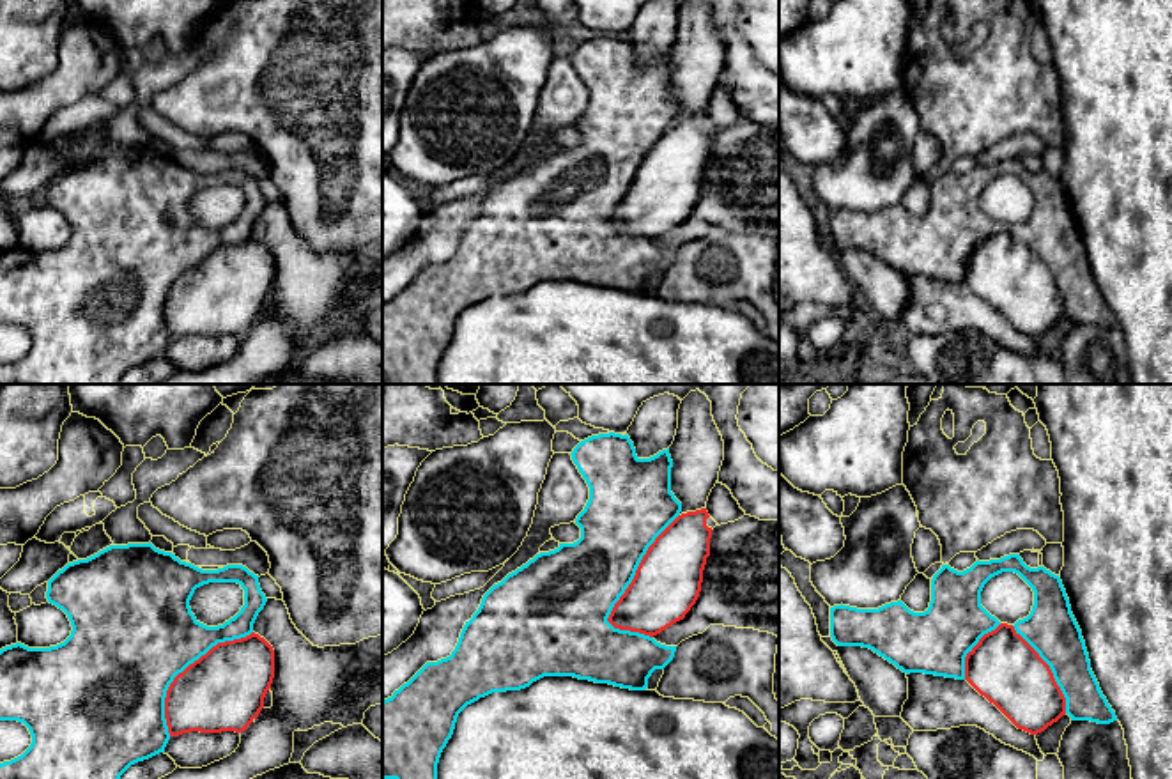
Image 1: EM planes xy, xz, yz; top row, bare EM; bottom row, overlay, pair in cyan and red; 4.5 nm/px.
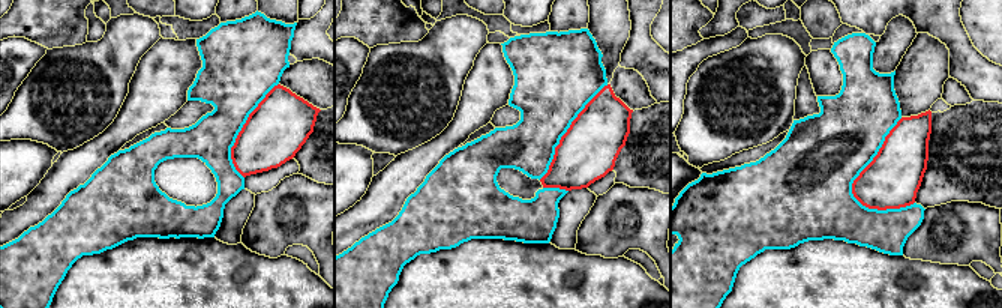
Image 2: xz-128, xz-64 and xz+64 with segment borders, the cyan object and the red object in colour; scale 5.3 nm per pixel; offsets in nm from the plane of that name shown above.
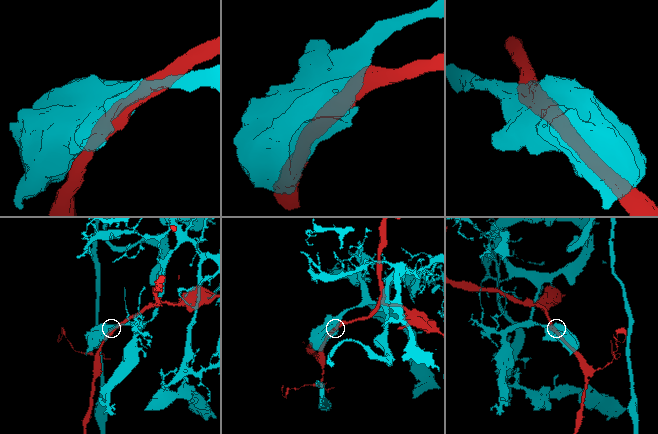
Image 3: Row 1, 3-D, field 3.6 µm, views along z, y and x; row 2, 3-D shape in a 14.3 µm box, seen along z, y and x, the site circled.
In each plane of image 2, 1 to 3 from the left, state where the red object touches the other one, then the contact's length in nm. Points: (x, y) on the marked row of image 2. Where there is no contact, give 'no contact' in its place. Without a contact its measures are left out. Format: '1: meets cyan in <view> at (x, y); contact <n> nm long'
1: meets cyan in xz-128 at (240, 129); contact 550 nm long
2: meets cyan in xz-64 at (566, 131); contact 650 nm long
3: meets cyan in xz+64 at (869, 163); contact 550 nm long

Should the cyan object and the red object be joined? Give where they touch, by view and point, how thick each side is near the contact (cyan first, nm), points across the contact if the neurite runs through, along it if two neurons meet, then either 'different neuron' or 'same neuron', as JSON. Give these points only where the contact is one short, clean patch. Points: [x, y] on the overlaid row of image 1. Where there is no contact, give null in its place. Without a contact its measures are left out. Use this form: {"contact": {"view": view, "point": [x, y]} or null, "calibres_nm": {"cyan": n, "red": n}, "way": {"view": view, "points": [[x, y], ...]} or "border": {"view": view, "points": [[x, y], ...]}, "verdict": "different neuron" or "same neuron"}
{"contact": {"view": "xz", "point": [634, 572]}, "calibres_nm": {"cyan": 360, "red": 300}, "verdict": "different neuron"}

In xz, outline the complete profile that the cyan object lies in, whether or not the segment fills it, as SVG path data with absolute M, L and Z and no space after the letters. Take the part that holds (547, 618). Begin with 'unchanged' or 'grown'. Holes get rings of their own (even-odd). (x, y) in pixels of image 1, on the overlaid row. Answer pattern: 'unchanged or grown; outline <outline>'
unchanged; outline M598 434L581 441L570 453L590 487L590 499L577 515L581 538L540 552L526 565L494 584L482 598L478 611L466 621L450 657L427 662L407 683L382 701L382 779L437 779L437 763L453 735L459 713L492 692L520 690L544 676L574 676L630 690L646 690L655 669L664 669L676 646L653 637L614 629L607 618L632 582L636 570L655 538L680 515L682 503L671 492L673 460L669 448L650 459L636 455L625 434Z

